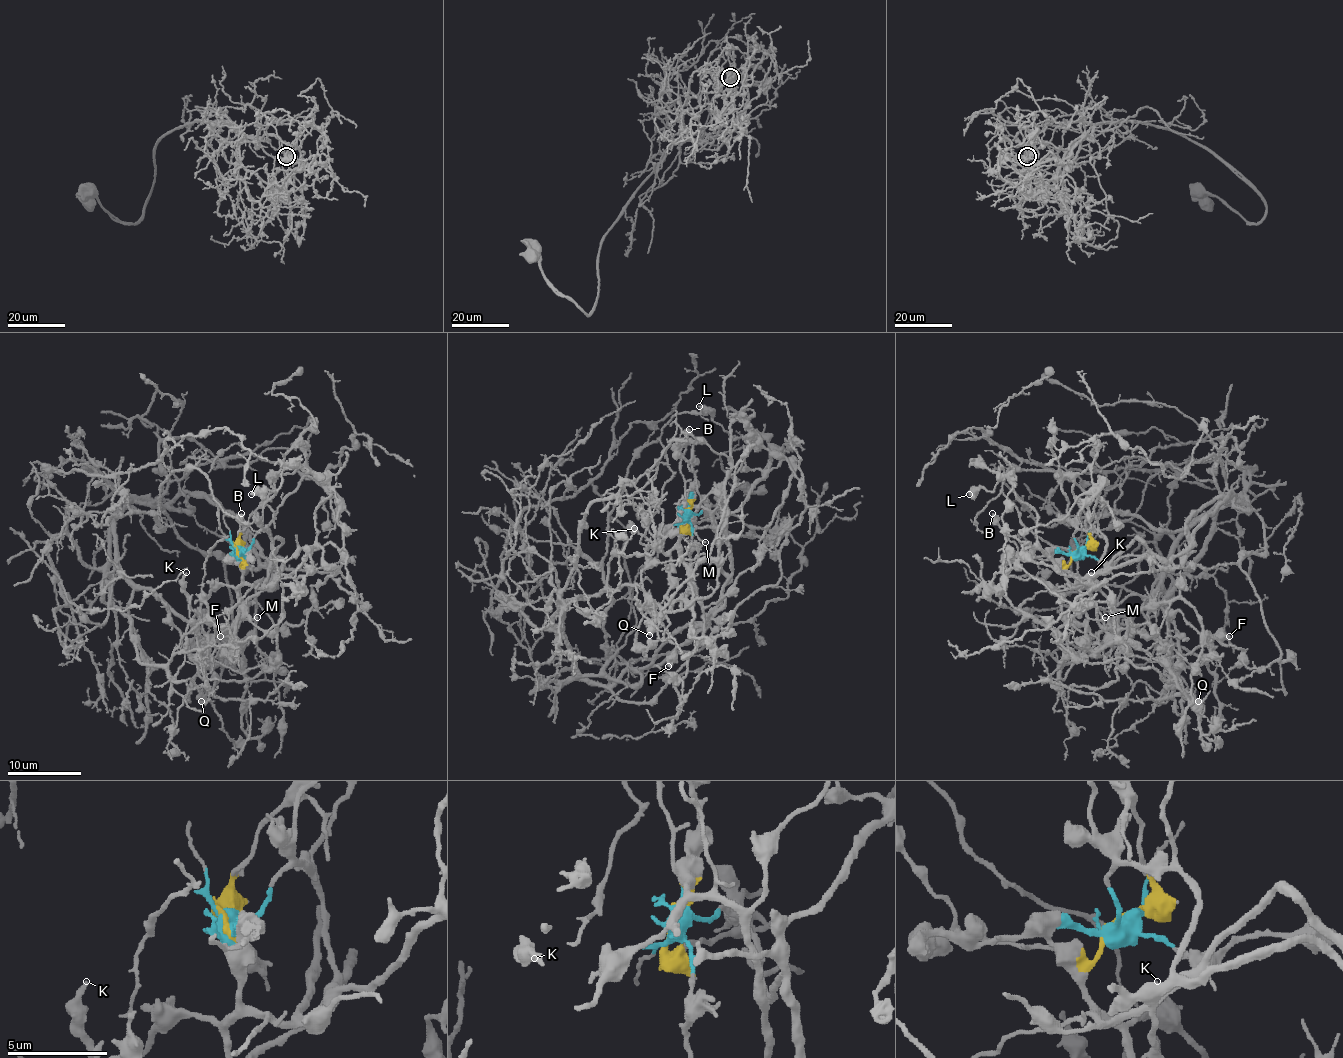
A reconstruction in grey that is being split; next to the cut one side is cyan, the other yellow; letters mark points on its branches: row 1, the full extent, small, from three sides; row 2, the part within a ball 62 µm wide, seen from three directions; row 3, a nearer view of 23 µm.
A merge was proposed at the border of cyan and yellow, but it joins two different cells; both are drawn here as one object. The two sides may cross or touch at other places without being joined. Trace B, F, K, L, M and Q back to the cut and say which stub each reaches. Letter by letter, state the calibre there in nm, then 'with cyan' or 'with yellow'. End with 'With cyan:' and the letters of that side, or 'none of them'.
B: calibre 550 nm; with yellow
F: calibre 600 nm; with cyan
K: calibre 280 nm; with cyan
L: calibre 480 nm; with cyan
M: calibre 180 nm; with yellow
Q: calibre 700 nm; with yellow
With cyan: F, K, L

